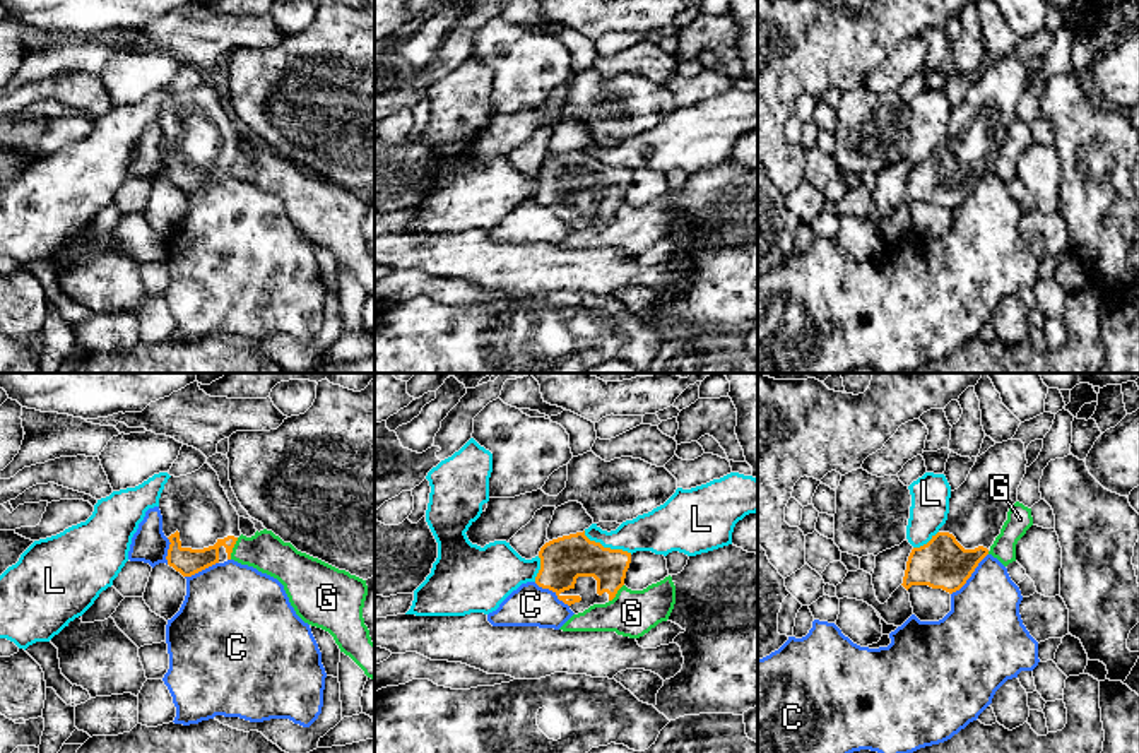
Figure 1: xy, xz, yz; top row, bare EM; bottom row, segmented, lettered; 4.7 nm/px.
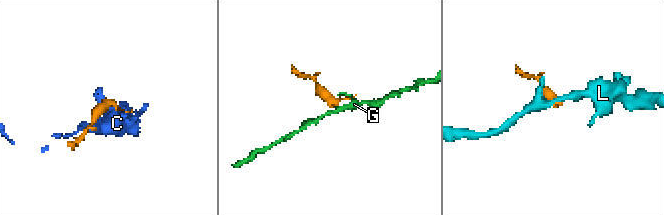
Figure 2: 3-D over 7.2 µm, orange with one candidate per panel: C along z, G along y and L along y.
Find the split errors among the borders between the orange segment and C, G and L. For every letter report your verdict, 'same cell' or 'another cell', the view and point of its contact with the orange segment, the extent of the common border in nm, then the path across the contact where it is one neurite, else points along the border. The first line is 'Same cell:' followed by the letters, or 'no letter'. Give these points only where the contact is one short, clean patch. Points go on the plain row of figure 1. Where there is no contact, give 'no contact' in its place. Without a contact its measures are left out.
Same cell: no letter
C: another cell; contact yz (970, 192); length 260 nm
G: another cell; contact xy (233, 163); length 110 nm
L: another cell; contact xz (607, 165); length 260 nm

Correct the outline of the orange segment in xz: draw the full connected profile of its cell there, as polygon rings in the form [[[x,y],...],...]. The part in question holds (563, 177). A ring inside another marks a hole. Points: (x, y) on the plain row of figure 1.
[[[585,147],[546,159],[539,168],[539,175],[540,187],[535,193],[535,200],[552,207],[575,231],[583,229],[593,221],[612,217],[624,202],[626,188],[631,180],[631,169],[604,164],[600,159],[590,157]]]

